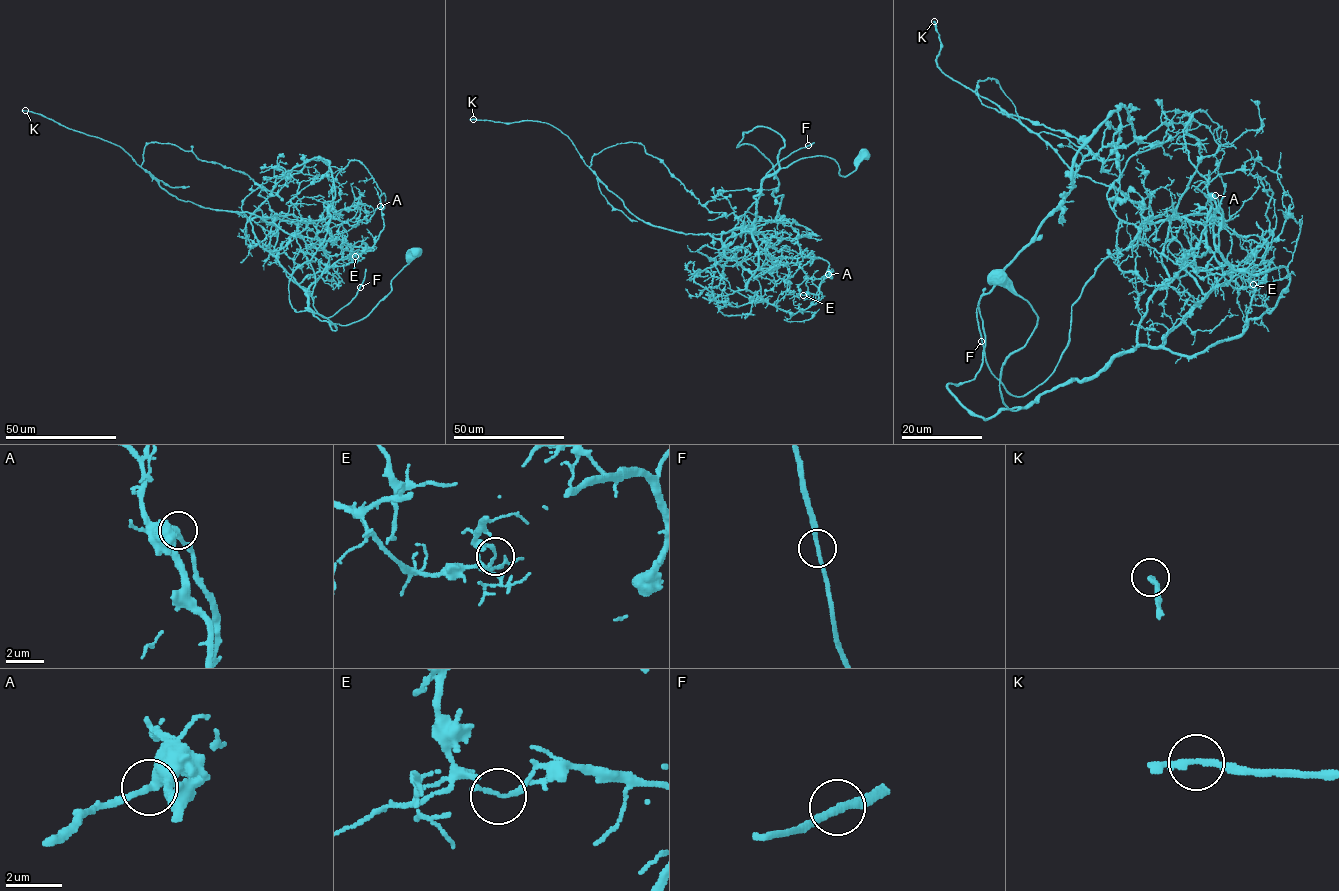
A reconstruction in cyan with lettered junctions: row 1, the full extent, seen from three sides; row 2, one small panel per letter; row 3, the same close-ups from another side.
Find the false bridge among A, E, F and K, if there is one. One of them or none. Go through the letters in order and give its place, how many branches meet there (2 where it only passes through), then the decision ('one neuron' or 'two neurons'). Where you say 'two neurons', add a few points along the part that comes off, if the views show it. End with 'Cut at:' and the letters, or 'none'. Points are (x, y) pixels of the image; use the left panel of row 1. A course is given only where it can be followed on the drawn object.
A: (380, 206) | 2 | one neuron
E: (355, 256) | 2 | two neurons | (355, 256), (342, 241), (302, 236), (293, 221), (178, 199), (141, 166), (144, 147), (177, 145), (283, 201)
F: (360, 287) | 2 | one neuron
K: (25, 110) | 2 | one neuron
Cut at: E

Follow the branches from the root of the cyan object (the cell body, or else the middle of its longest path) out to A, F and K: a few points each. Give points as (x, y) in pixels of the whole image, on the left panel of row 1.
A: (415, 252), (361, 319), (329, 324), (306, 308), (327, 240), (371, 248), (380, 206)
F: (415, 252), (341, 325), (306, 308), (328, 261), (320, 221), (295, 237), (319, 315), (359, 287)
K: (415, 252), (365, 317), (321, 321), (270, 252), (297, 231), (293, 221), (179, 200), (119, 146), (25, 110)

